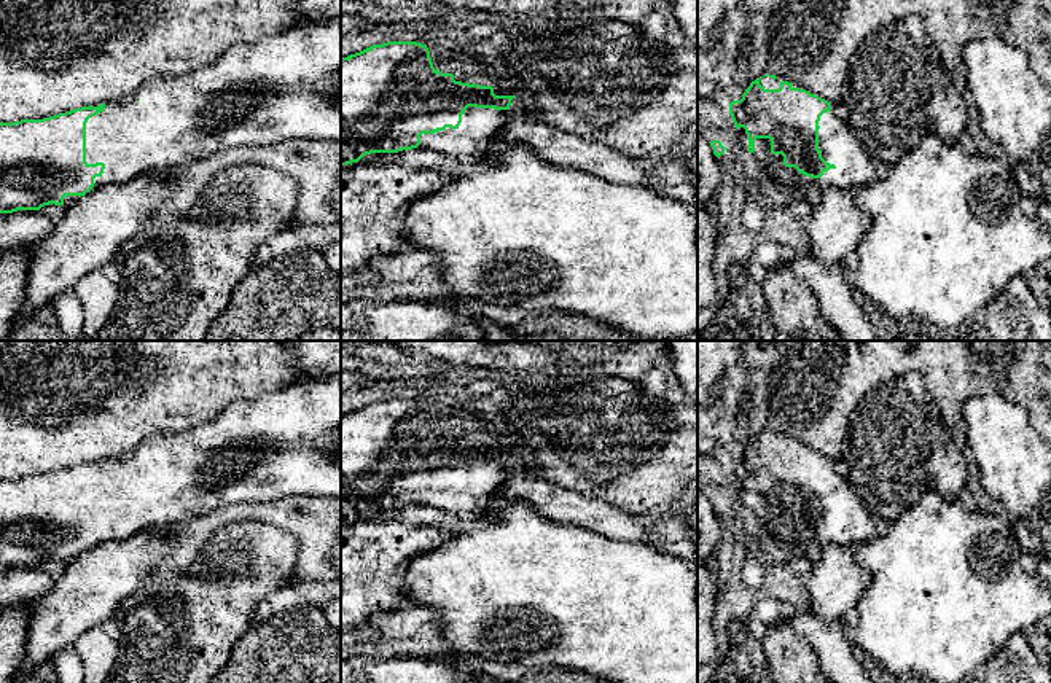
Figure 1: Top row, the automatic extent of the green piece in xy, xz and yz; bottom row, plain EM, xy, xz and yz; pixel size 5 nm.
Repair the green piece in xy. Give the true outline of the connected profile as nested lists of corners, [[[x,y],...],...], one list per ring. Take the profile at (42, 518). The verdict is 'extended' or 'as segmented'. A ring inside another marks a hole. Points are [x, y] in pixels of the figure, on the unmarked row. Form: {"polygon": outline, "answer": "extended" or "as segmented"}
{"polygon": [[[341,373],[328,376],[323,384],[328,392],[326,427],[318,428],[315,441],[290,441],[288,446],[272,444],[271,398],[287,395],[287,387],[282,385],[255,400],[236,400],[215,419],[191,425],[186,433],[182,433],[183,441],[180,444],[147,444],[139,452],[137,460],[118,468],[119,498],[105,497],[102,478],[105,460],[75,465],[43,476],[0,479],[0,570],[40,567],[49,560],[68,564],[89,548],[108,541],[123,541],[153,527],[188,524],[218,506],[264,503],[287,495],[341,498],[338,451],[341,431],[334,428],[334,423],[341,422]]], "answer": "extended"}

